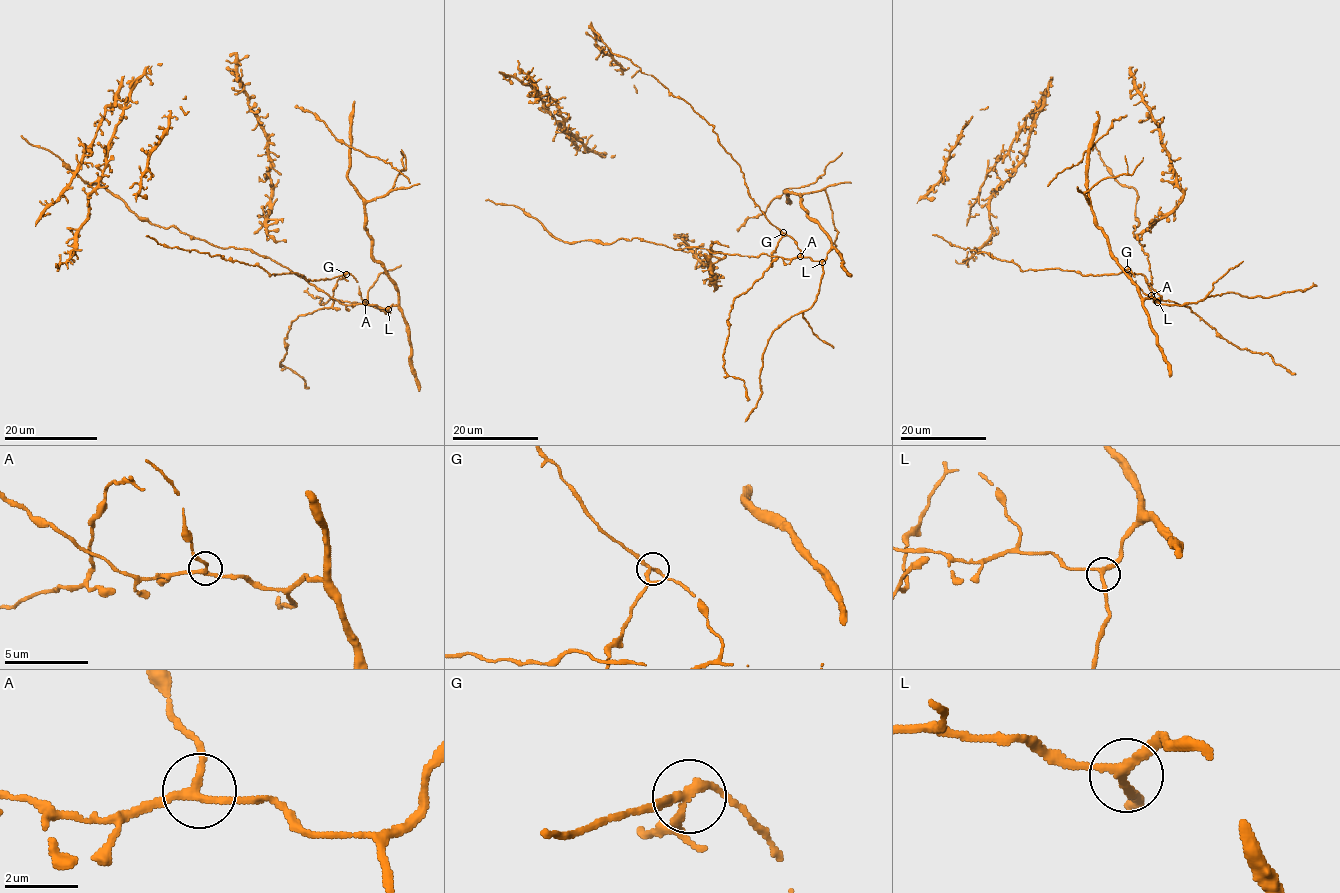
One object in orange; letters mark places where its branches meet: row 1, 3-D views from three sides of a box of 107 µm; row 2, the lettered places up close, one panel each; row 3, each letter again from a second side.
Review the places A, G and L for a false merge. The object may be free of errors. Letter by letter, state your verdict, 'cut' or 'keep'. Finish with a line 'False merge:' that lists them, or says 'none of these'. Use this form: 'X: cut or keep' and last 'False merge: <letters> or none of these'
A: keep
G: cut
L: keep
False merge: G

